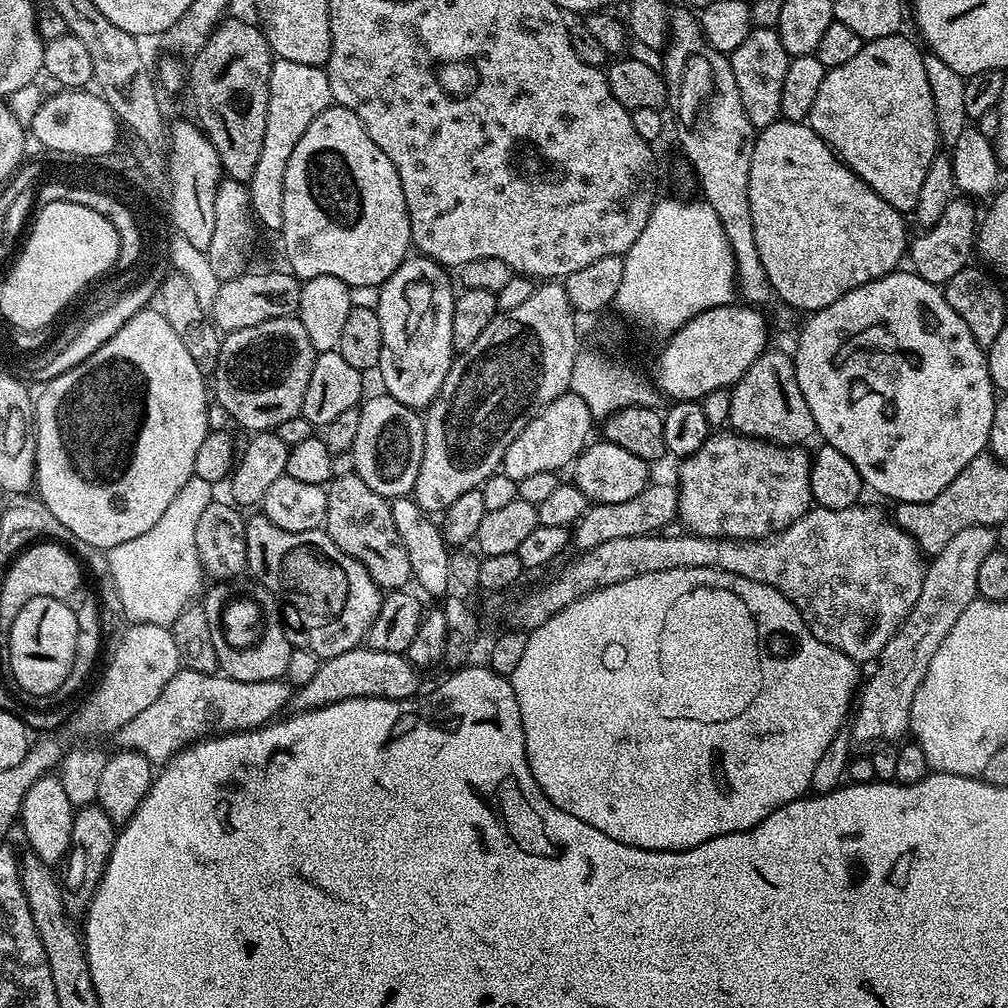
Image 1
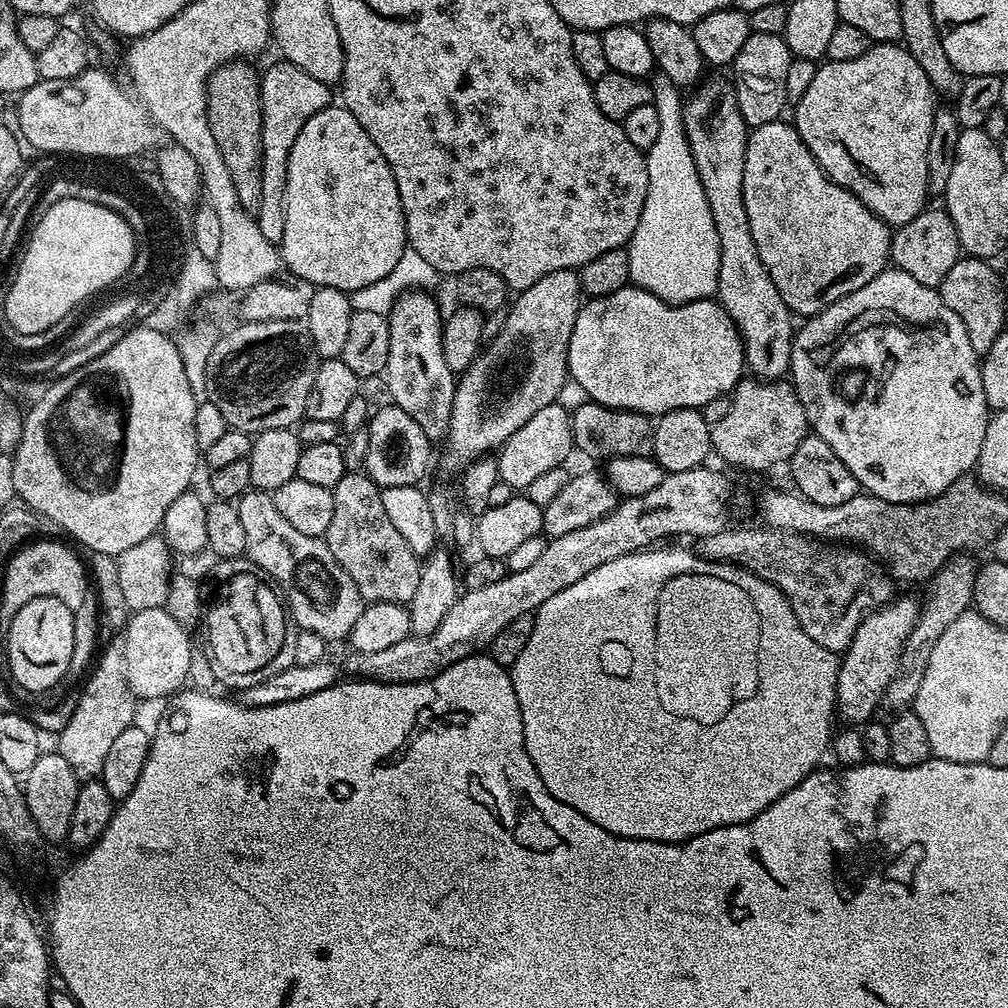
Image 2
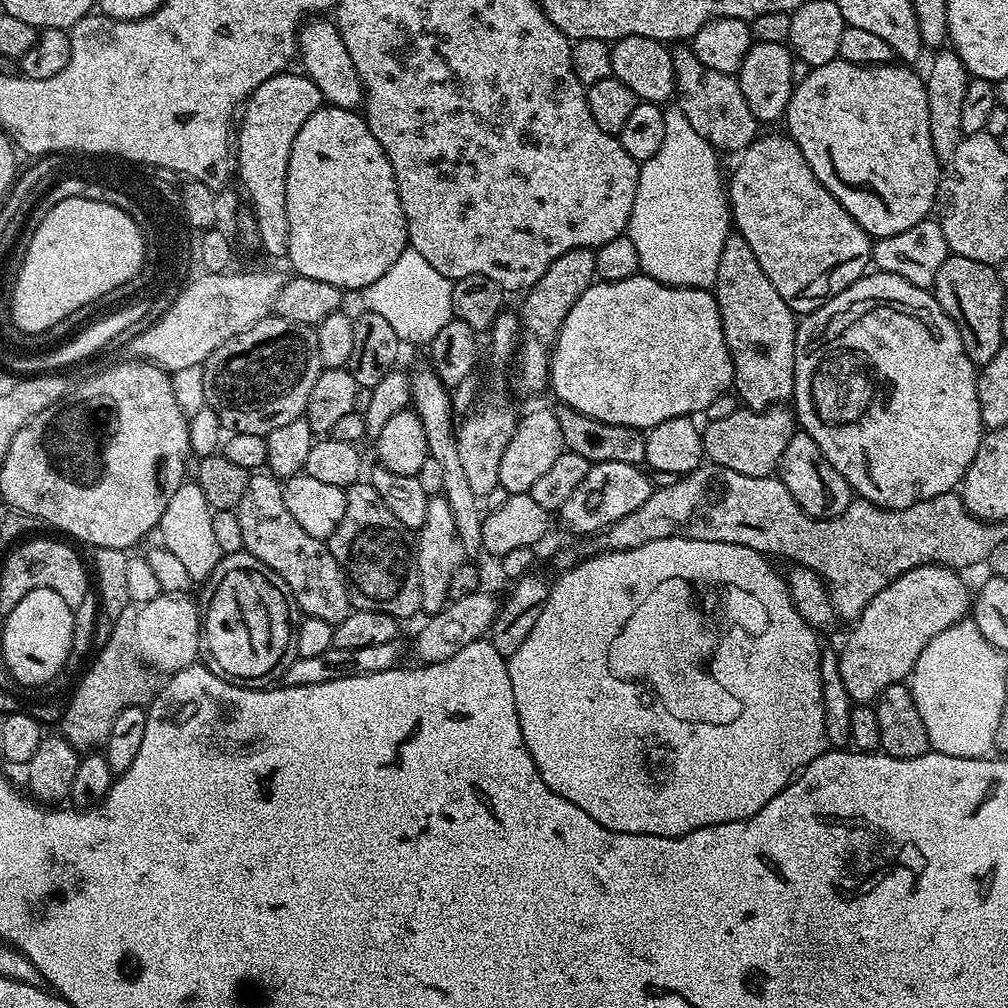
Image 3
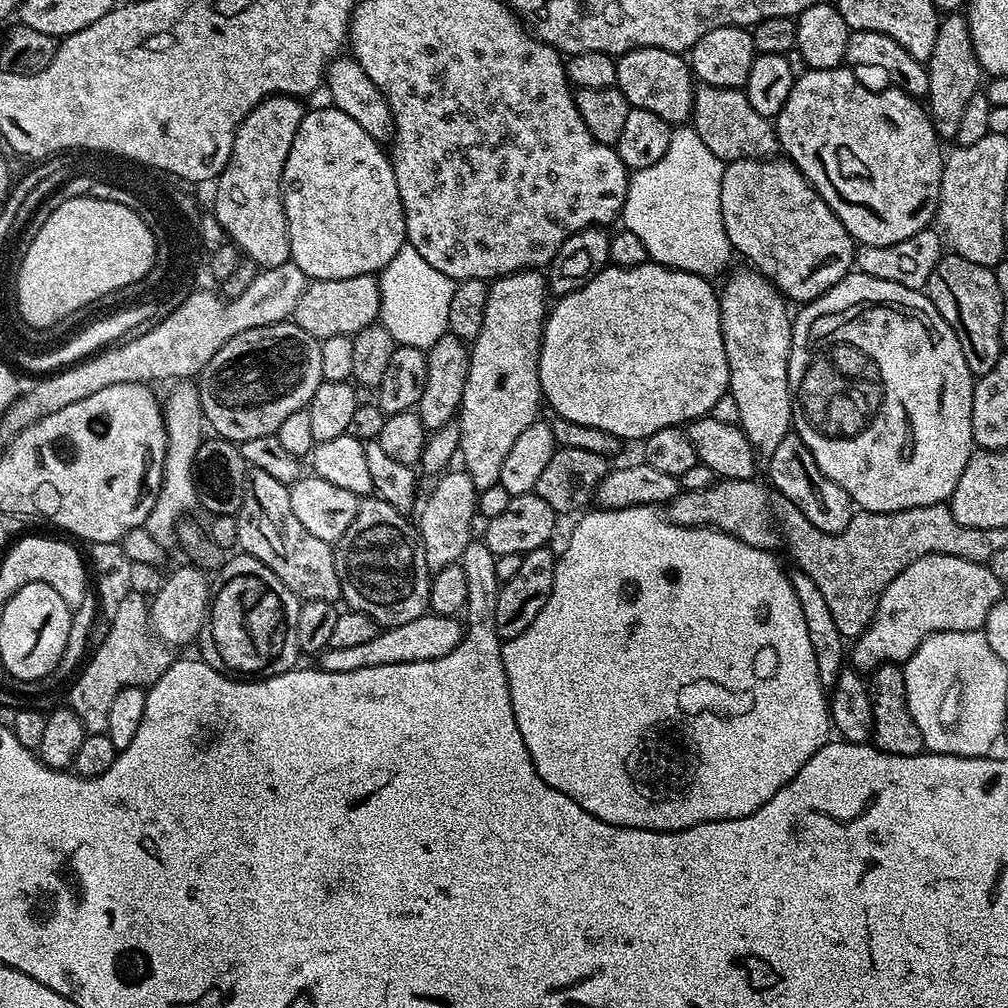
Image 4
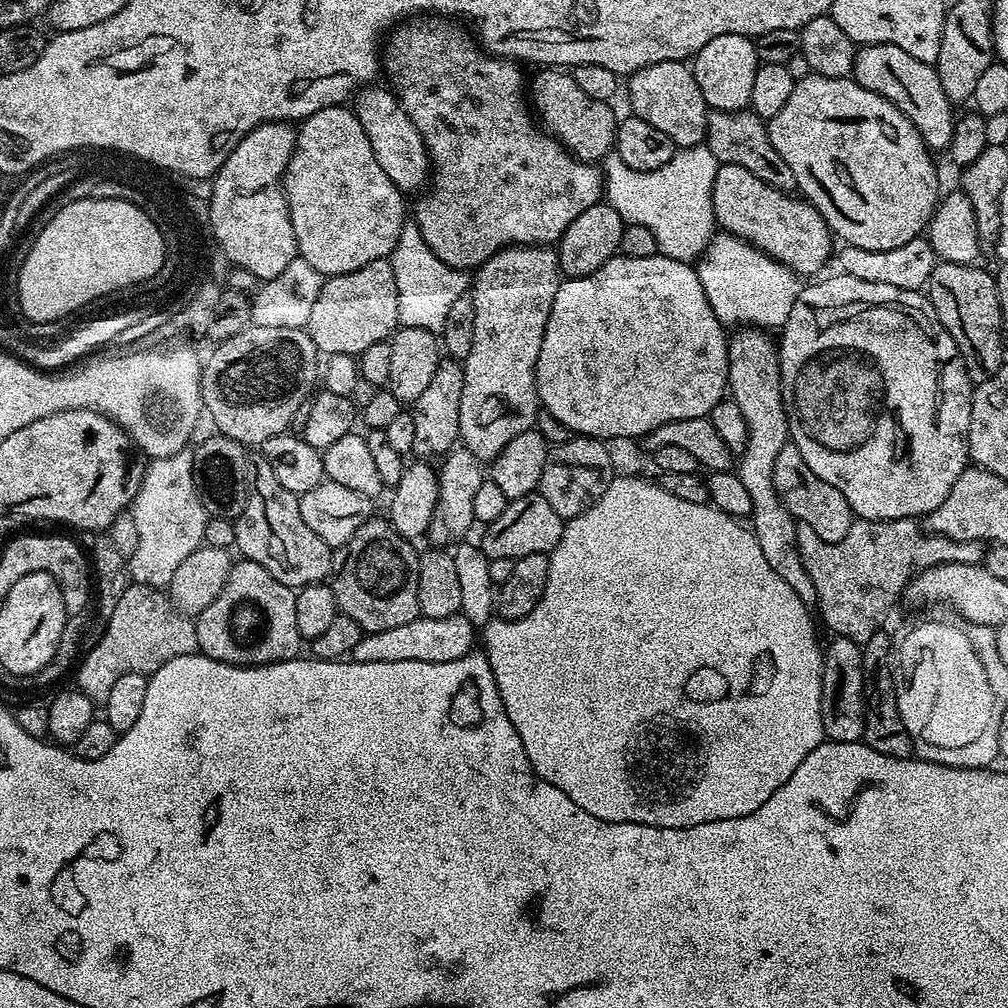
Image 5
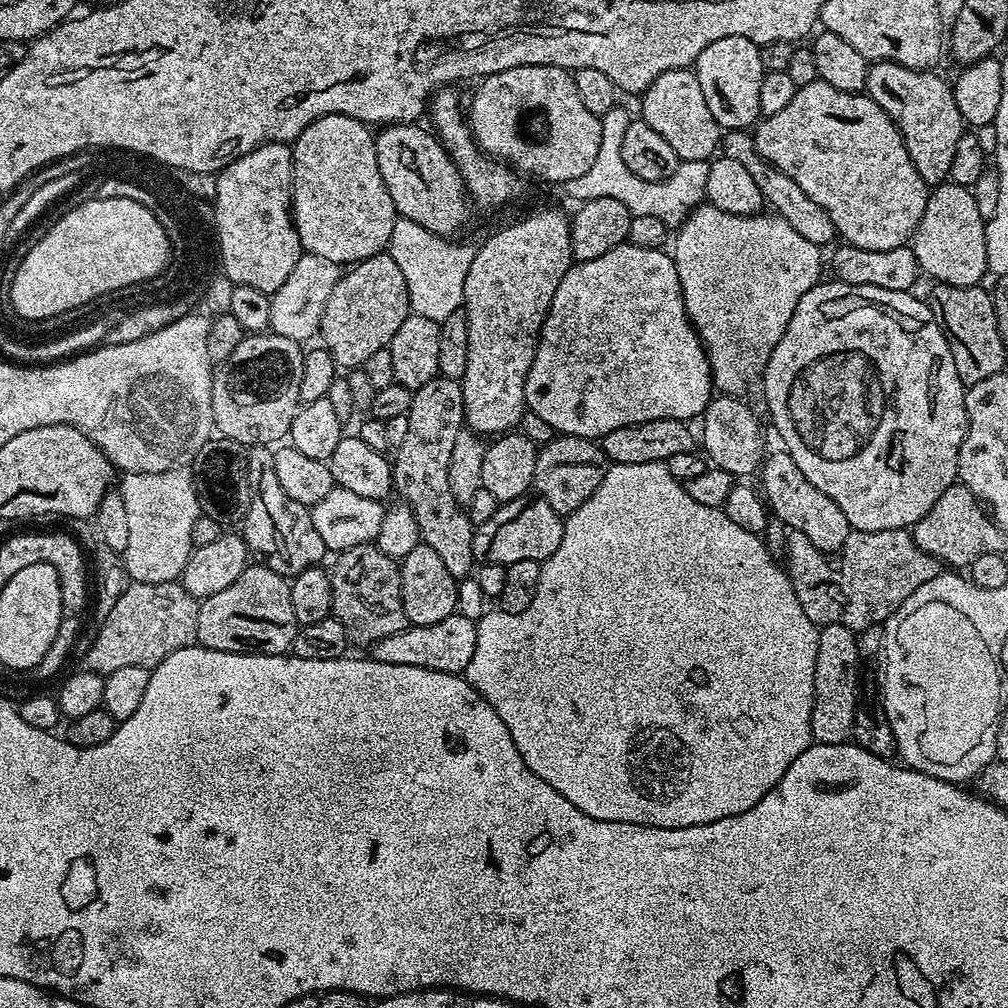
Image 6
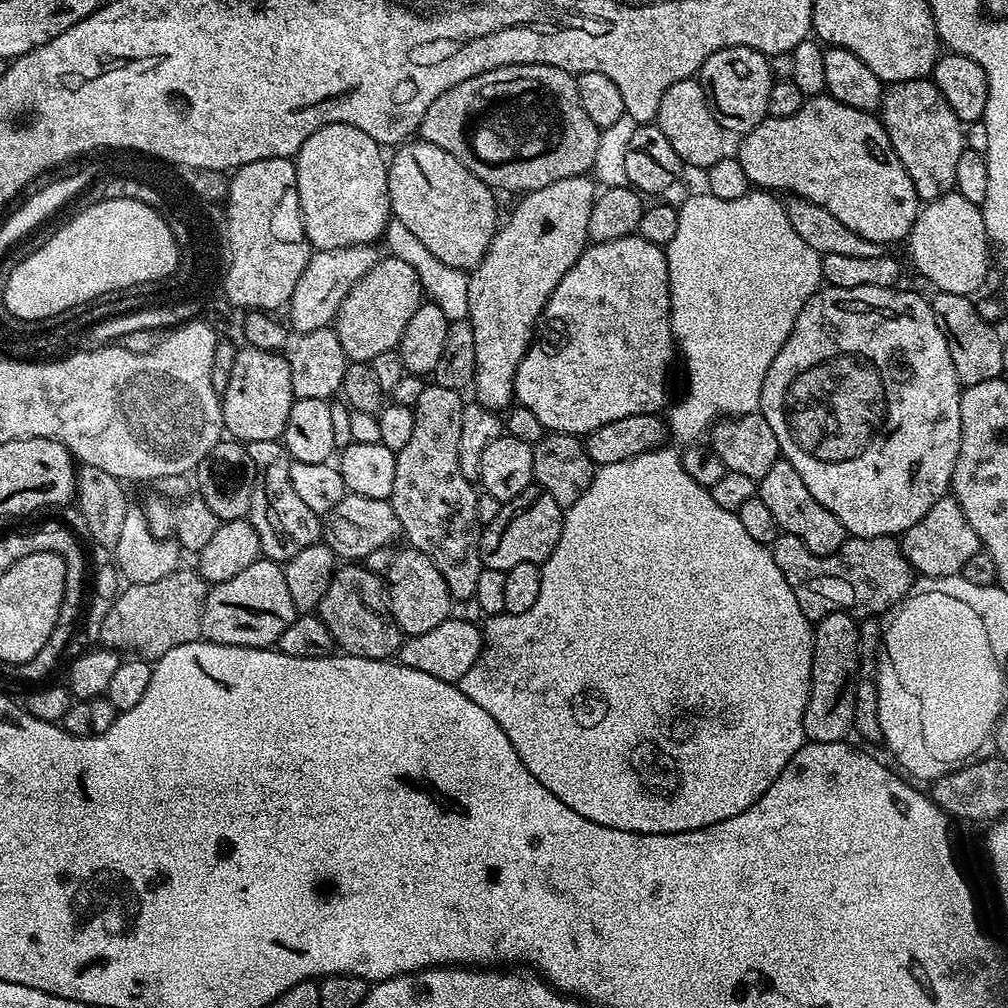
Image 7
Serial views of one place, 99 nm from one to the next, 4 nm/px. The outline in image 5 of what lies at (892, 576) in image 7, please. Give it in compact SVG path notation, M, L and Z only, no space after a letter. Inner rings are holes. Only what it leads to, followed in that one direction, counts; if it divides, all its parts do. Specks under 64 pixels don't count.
M859 518L853 519L850 530L846 534L846 538L842 538L842 542L834 542L833 544L827 544L822 542L822 538L818 538L818 534L814 534L814 530L810 530L810 526L805 524L797 523L796 533L798 534L798 550L802 554L802 562L806 566L806 570L810 574L810 578L814 578L814 590L816 591L816 604L818 609L820 608L819 619L822 621L824 619L824 624L826 627L832 631L831 635L833 637L845 636L854 641L855 644L863 645L866 641L871 638L873 634L878 631L881 627L880 624L888 616L888 611L896 604L896 599L899 596L903 597L905 595L906 589L912 582L912 577L917 575L921 570L926 568L933 568L939 564L983 564L984 554L986 551L985 545L978 540L952 540L948 536L940 536L937 534L927 534L924 536L925 529L919 528L917 521L912 518L898 518L897 520L862 520Z

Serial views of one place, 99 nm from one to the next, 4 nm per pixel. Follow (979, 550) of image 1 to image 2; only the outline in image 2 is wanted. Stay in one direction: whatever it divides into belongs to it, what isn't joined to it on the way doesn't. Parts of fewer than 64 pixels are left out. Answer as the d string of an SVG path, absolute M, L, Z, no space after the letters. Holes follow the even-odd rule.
M957 554L952 557L948 563L941 566L932 579L927 581L926 588L928 593L925 594L924 600L920 604L920 616L916 619L916 624L910 630L910 634L906 638L906 642L902 646L902 654L900 655L900 669L894 674L894 678L884 691L883 703L889 704L892 710L904 710L915 701L918 694L918 686L922 686L922 674L926 674L926 662L930 662L930 654L934 650L934 642L943 640L946 630L950 626L950 622L954 622L954 618L958 618L964 612L969 611L973 607L972 595L974 594L974 578L976 577L977 561L972 561L973 557L968 554Z

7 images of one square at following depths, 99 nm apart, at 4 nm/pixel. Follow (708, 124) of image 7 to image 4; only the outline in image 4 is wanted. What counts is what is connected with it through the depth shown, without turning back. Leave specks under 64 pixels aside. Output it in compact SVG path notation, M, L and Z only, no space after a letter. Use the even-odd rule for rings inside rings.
M638 47L624 52L616 61L617 88L633 108L650 110L676 126L692 114L696 86L689 61L681 54L661 47Z

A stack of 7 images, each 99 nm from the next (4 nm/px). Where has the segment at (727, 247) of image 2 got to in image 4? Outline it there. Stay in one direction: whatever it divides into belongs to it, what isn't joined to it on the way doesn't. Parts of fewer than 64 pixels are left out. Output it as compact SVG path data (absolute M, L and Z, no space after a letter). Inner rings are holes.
M743 266L721 287L718 292L720 301L720 325L722 326L722 342L726 346L726 358L728 359L728 391L732 397L738 402L738 414L740 415L740 429L746 434L746 438L752 443L752 449L756 451L757 457L766 458L770 454L774 454L774 450L778 447L778 442L782 442L782 438L786 438L790 434L792 428L792 391L788 385L788 359L790 358L790 346L792 345L792 321L793 317L788 316L789 305L786 303L785 297L780 295L780 291L772 285L771 280L767 280L761 272L756 271L751 266Z

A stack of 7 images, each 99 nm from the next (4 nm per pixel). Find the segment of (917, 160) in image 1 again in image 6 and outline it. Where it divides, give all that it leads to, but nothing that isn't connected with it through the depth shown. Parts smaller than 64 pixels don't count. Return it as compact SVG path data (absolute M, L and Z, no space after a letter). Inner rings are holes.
M818 78L806 86L797 88L794 98L790 98L790 103L784 109L778 110L778 114L763 117L755 125L754 139L756 149L759 150L760 157L763 160L768 161L778 170L782 170L790 178L794 178L794 182L798 182L798 186L802 186L802 190L806 190L806 194L810 194L810 198L814 198L814 202L818 202L818 206L822 206L822 210L826 210L826 214L830 214L830 222L834 222L836 231L842 237L843 243L853 244L862 250L894 250L895 248L905 247L913 239L916 228L919 226L919 220L927 208L930 186L914 166L914 162L904 145L904 135L888 117L886 110L882 110L882 106L878 106L878 102L874 102L867 94L836 90L834 86L830 86L827 82Z

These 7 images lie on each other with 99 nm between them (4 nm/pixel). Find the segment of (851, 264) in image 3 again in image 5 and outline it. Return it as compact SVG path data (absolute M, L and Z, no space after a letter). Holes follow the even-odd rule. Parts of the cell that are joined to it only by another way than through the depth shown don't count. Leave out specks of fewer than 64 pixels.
M721 164L717 167L712 205L717 225L727 235L753 244L759 252L785 264L797 277L815 277L815 272L831 256L833 259L834 237L820 211L799 195L770 186L762 182L762 178L754 178L754 174L742 166Z

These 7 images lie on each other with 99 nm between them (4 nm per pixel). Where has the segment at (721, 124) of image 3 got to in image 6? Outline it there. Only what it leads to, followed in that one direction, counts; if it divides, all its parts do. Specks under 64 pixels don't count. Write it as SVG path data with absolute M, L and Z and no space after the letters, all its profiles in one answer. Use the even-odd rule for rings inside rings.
M725 131L722 136L722 152L723 155L734 158L734 162L746 166L746 170L750 170L761 197L767 203L769 200L776 207L773 208L775 215L783 217L787 224L792 226L794 230L798 230L798 234L802 234L802 238L806 238L806 242L827 246L832 239L837 239L838 233L834 222L830 222L830 214L826 214L826 210L822 210L822 206L818 206L818 202L814 202L814 198L810 198L810 194L806 194L806 190L802 190L802 186L798 186L798 182L794 182L794 178L790 178L782 170L778 170L760 157L751 131Z

